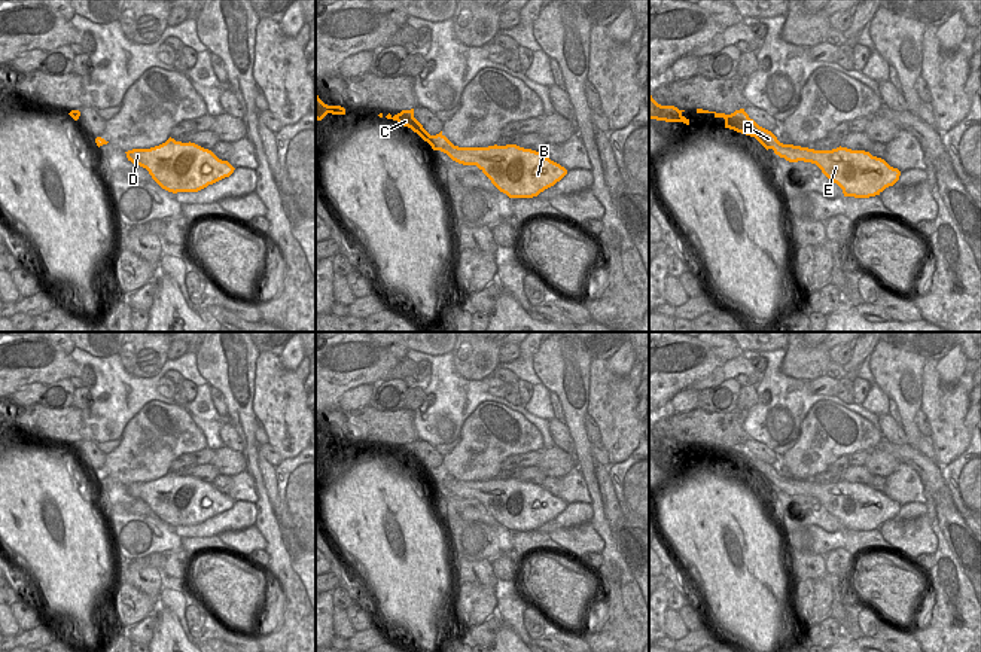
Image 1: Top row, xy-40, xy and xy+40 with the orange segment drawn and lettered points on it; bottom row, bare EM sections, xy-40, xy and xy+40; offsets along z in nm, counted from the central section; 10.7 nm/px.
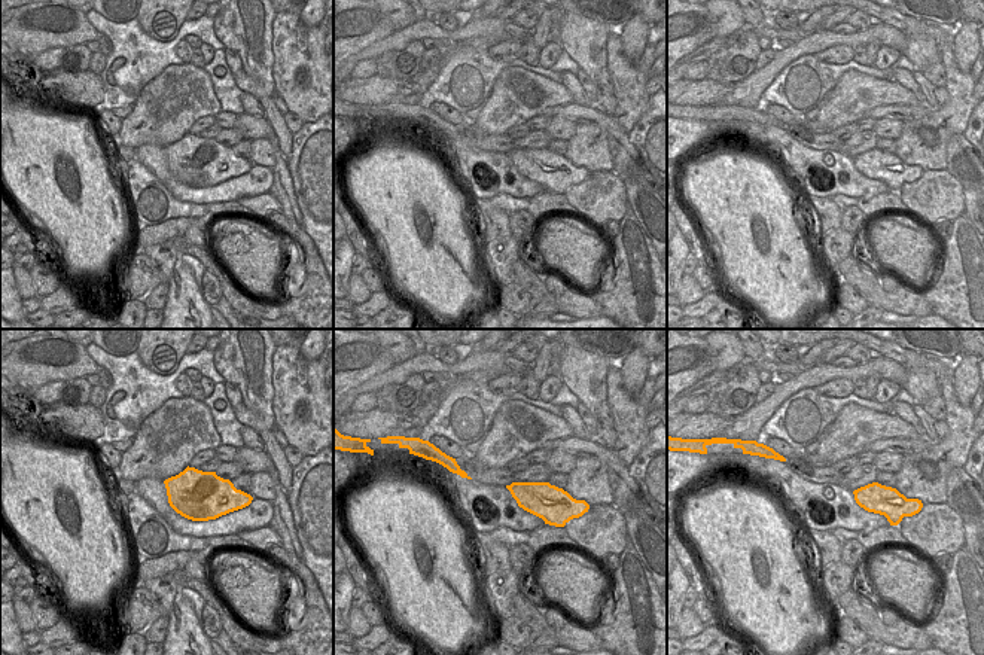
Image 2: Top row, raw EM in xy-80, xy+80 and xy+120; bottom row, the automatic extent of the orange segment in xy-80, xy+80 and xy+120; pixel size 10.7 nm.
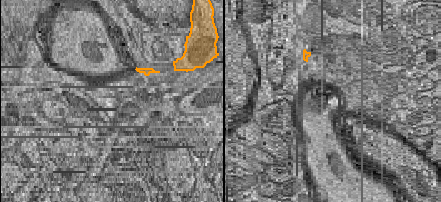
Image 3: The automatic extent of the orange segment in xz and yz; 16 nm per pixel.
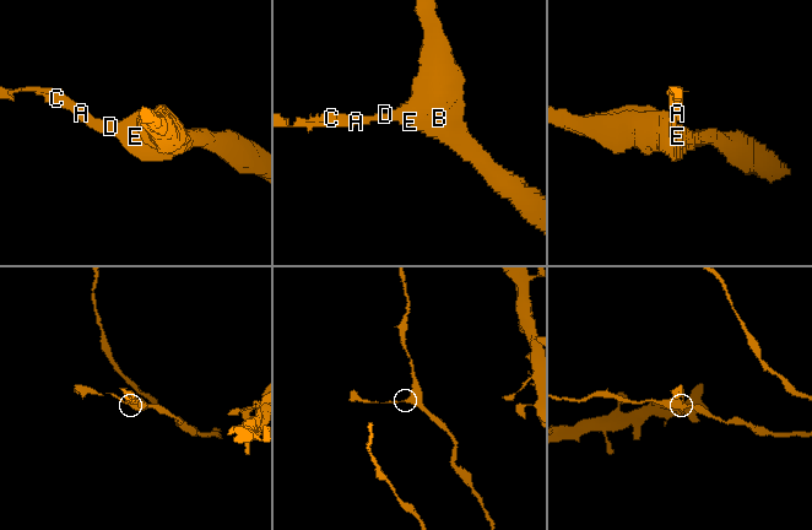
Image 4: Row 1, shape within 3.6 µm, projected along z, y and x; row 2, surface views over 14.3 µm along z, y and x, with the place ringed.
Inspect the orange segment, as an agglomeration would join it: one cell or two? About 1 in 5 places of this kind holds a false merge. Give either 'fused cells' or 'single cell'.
single cell

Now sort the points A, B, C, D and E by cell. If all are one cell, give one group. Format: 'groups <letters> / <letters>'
groups A B C D E

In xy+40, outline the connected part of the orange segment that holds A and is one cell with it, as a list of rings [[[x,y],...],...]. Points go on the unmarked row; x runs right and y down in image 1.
[[[697,442],[697,447],[713,447],[715,451],[723,451],[725,461],[755,470],[767,484],[773,482],[776,488],[789,496],[816,497],[831,515],[843,522],[844,530],[869,531],[880,528],[886,521],[893,520],[901,509],[898,502],[865,484],[851,484],[841,479],[832,484],[814,484],[783,478],[771,464],[750,453],[744,442],[731,448],[703,442]]]

